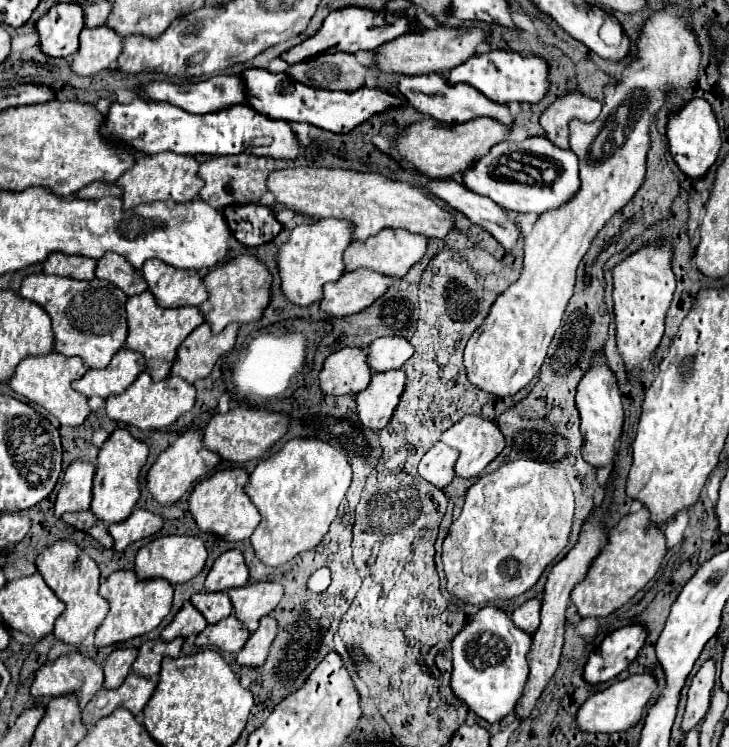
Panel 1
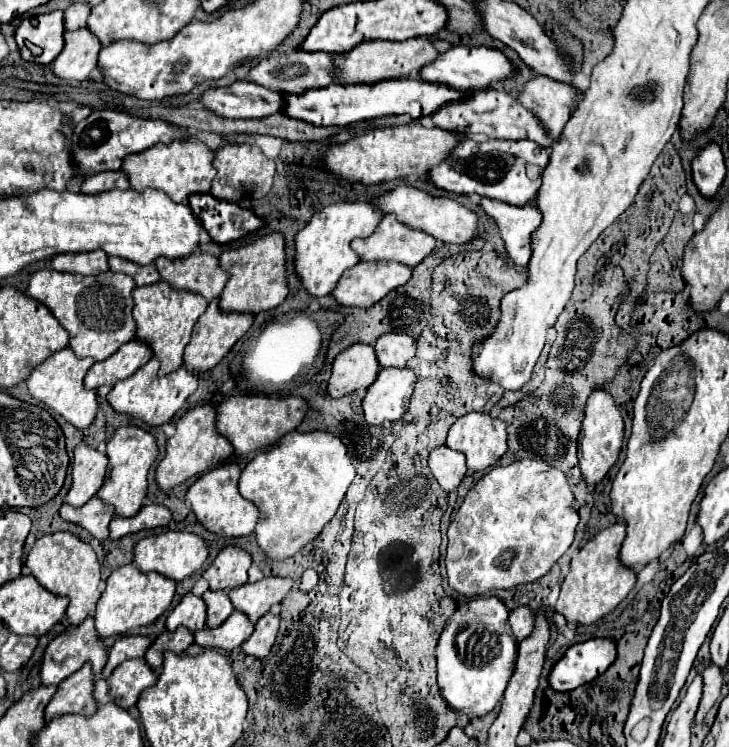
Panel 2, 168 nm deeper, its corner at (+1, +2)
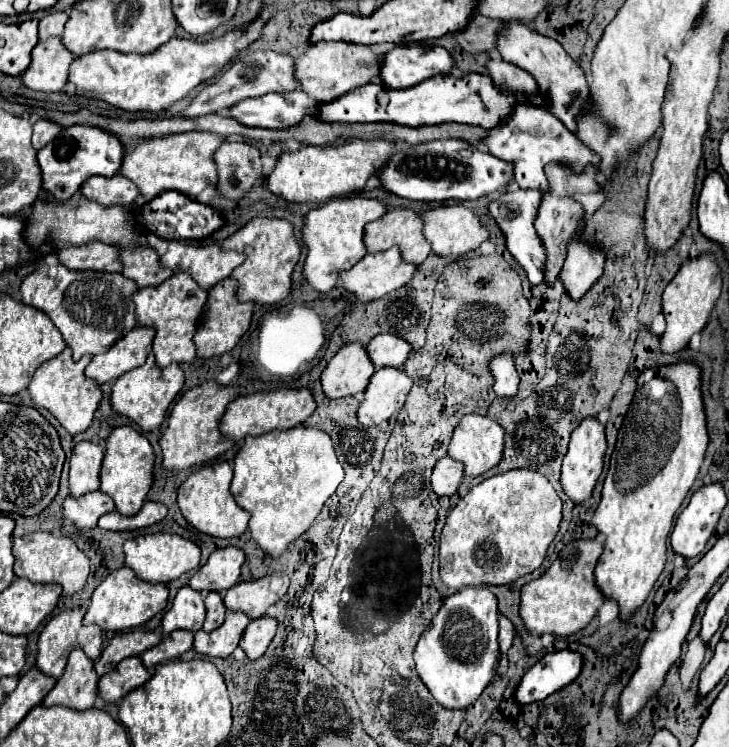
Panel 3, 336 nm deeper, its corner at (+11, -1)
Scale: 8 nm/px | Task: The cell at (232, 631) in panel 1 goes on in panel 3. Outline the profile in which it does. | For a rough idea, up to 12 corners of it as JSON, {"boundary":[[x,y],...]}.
{"boundary":[[227,613],[225,623],[197,631],[193,649],[227,657],[249,625],[247,615]]}

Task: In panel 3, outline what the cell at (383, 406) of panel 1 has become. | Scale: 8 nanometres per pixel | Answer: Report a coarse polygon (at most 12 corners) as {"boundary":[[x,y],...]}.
{"boundary":[[377,369],[357,419],[365,427],[403,407],[413,381],[403,369]]}

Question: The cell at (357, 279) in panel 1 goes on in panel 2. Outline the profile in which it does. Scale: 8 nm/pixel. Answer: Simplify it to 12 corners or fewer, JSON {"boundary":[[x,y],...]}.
{"boundary":[[359,262],[349,268],[335,300],[367,308],[403,286],[411,266]]}

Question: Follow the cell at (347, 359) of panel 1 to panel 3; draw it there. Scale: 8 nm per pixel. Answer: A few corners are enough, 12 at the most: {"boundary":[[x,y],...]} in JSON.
{"boundary":[[343,345],[321,373],[331,399],[365,391],[375,367]]}

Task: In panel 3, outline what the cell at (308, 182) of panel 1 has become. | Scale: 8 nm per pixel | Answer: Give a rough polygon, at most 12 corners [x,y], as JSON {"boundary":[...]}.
{"boundary":[[463,205],[421,213],[437,255],[465,255],[487,229]]}

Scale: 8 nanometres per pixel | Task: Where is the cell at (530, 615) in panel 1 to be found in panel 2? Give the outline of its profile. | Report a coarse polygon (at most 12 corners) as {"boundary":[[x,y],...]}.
{"boundary":[[527,606],[511,610],[509,624],[517,642],[531,634],[535,614]]}

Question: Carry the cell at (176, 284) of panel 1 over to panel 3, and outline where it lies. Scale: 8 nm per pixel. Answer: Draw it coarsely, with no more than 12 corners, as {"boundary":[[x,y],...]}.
{"boundary":[[169,241],[163,267],[189,273],[205,291],[245,255],[221,245]]}

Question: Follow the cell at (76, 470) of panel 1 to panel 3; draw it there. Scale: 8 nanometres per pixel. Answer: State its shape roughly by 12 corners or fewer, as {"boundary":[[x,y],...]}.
{"boundary":[[81,441],[69,459],[69,495],[99,489],[103,449]]}

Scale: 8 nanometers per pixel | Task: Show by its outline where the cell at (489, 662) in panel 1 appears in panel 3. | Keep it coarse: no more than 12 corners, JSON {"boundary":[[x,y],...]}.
{"boundary":[[497,597],[445,599],[415,647],[421,681],[467,709],[495,679]]}

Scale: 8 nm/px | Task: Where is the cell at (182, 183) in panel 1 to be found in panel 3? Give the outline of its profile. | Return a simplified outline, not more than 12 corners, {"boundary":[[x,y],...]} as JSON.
{"boundary":[[205,131],[143,139],[119,173],[141,203],[217,185]]}

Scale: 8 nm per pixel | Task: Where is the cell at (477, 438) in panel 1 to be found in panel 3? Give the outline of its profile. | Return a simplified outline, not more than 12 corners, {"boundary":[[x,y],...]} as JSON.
{"boundary":[[465,415],[449,457],[477,477],[501,461],[503,427]]}

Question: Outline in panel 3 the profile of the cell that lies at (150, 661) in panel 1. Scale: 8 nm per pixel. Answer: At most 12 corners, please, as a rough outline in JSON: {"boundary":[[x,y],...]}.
{"boundary":[[181,629],[165,635],[141,655],[143,665],[179,657],[193,647],[193,633]]}

